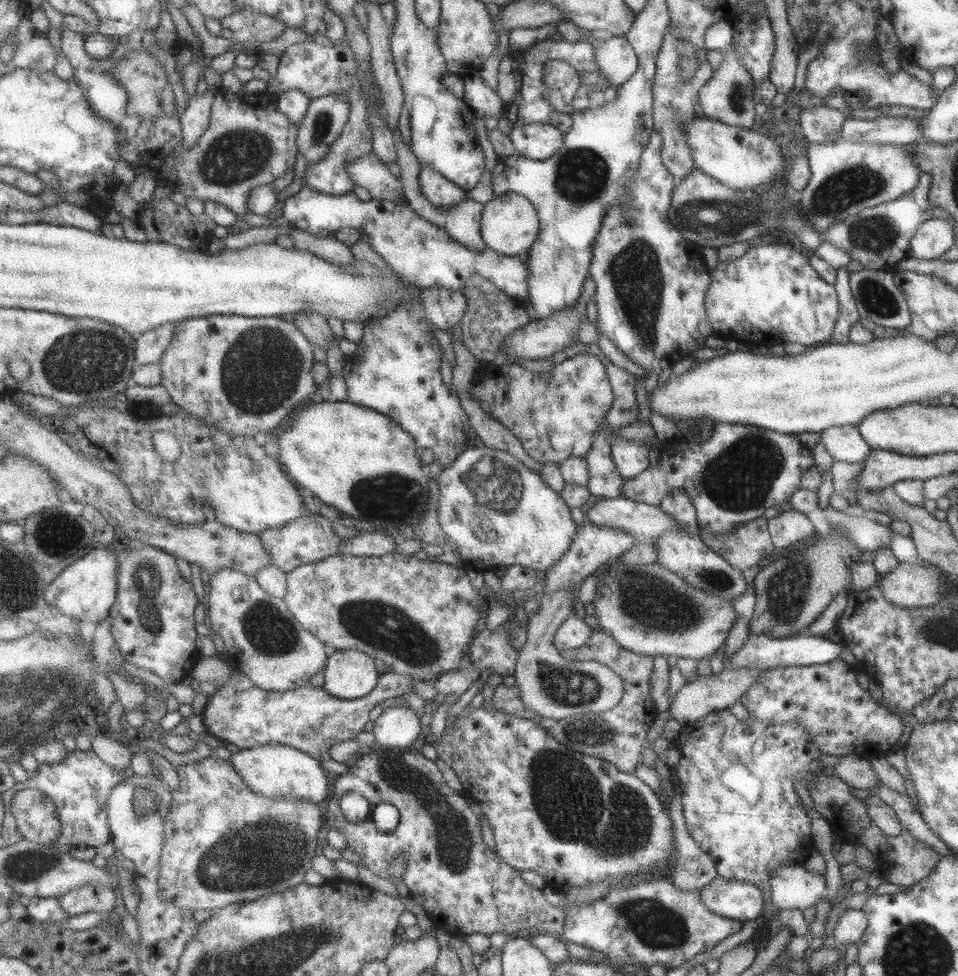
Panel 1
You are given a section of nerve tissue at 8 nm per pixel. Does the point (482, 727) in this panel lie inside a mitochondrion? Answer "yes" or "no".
no

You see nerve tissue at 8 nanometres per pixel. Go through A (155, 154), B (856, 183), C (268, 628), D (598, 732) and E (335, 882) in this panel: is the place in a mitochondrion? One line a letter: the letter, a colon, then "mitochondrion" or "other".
A: other
B: mitochondrion
C: mitochondrion
D: mitochondrion
E: other

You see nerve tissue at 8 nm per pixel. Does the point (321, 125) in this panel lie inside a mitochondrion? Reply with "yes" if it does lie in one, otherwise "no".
yes

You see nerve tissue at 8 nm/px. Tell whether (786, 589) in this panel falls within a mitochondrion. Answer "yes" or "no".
yes

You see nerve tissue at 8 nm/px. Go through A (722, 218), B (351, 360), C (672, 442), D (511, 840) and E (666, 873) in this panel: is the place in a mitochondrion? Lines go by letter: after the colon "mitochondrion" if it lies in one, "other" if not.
A: mitochondrion
B: other
C: other
D: other
E: other

